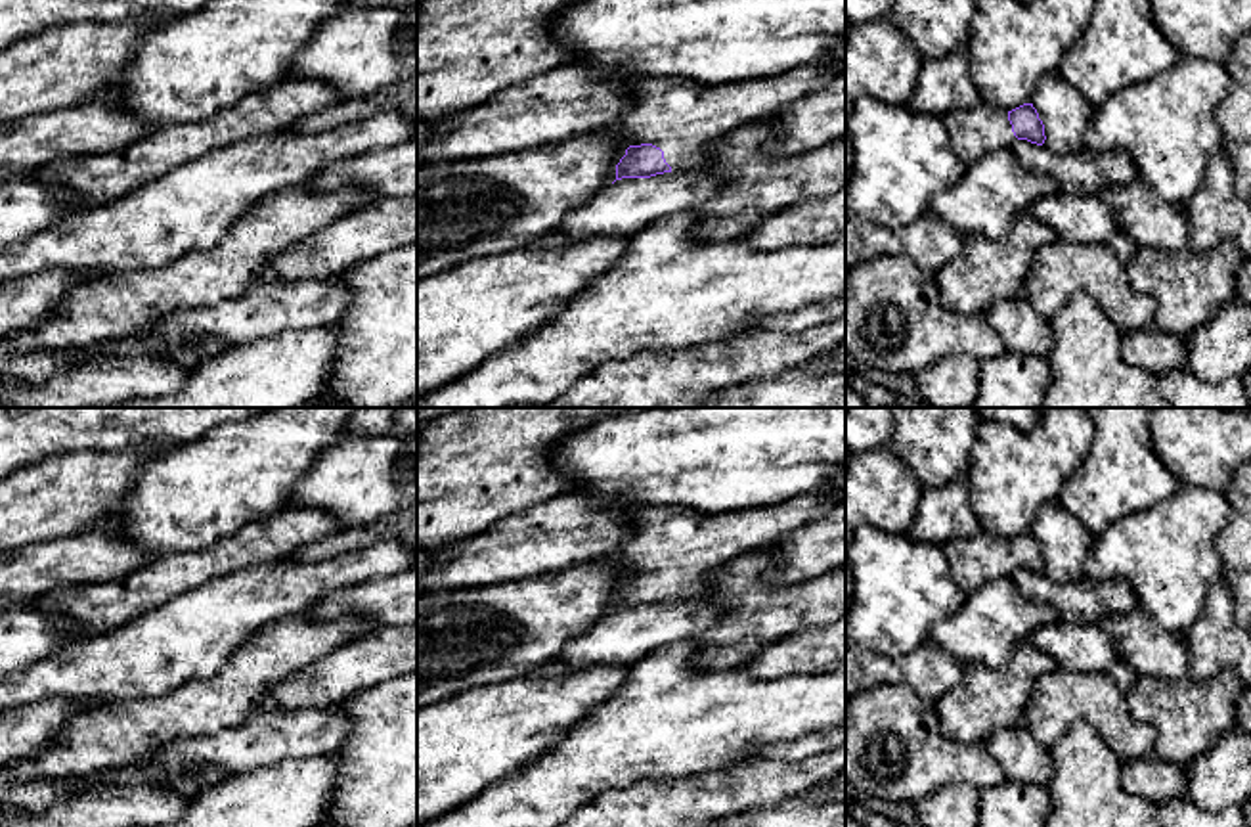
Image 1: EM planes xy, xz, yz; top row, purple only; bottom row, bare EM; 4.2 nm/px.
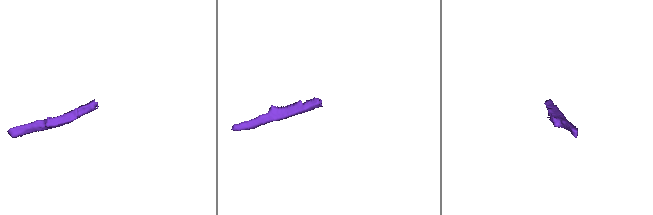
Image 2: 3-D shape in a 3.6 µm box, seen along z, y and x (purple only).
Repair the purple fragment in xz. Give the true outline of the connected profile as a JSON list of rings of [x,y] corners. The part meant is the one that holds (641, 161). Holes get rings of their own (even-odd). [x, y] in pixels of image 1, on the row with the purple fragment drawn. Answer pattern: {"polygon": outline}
{"polygon": [[[811,63],[754,80],[637,80],[624,119],[603,130],[627,145],[616,165],[616,180],[702,167],[727,134],[775,115],[836,77],[834,65]]]}

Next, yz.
{"polygon": [[[981,101],[968,111],[951,111],[943,119],[955,155],[964,167],[995,149],[1012,147],[1018,140],[1037,145],[1046,140],[1044,124],[1033,103],[1004,111]]]}

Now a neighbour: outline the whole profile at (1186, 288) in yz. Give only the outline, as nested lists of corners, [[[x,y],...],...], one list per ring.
[[[1220,241],[1209,251],[1186,249],[1165,255],[1138,249],[1127,264],[1130,285],[1155,302],[1155,327],[1186,337],[1217,308],[1238,297],[1234,278],[1243,253],[1234,241]]]

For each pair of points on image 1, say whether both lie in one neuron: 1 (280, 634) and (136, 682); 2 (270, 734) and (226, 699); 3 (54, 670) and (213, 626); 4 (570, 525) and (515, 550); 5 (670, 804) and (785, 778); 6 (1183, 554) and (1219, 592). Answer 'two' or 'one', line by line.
1: two
2: two
3: one
4: one
5: one
6: two

